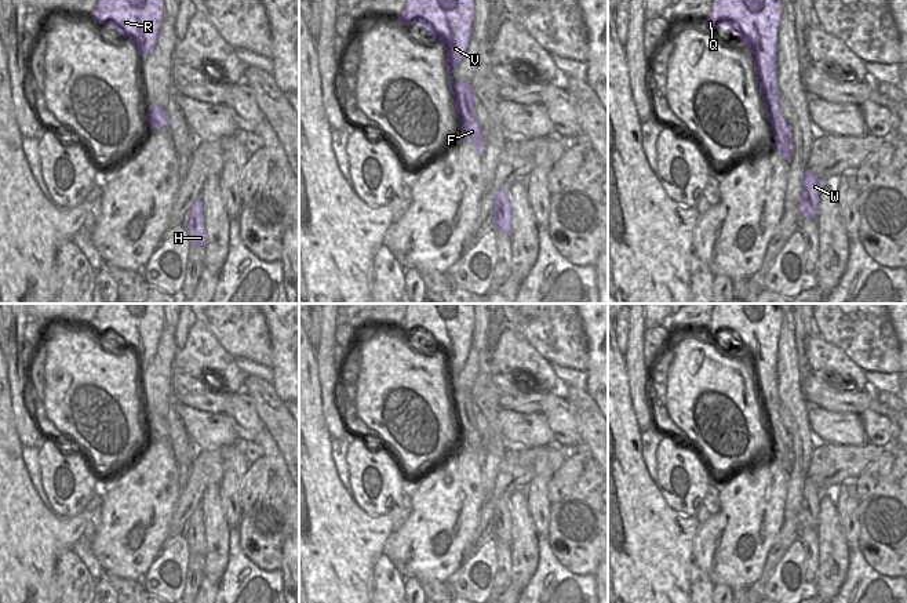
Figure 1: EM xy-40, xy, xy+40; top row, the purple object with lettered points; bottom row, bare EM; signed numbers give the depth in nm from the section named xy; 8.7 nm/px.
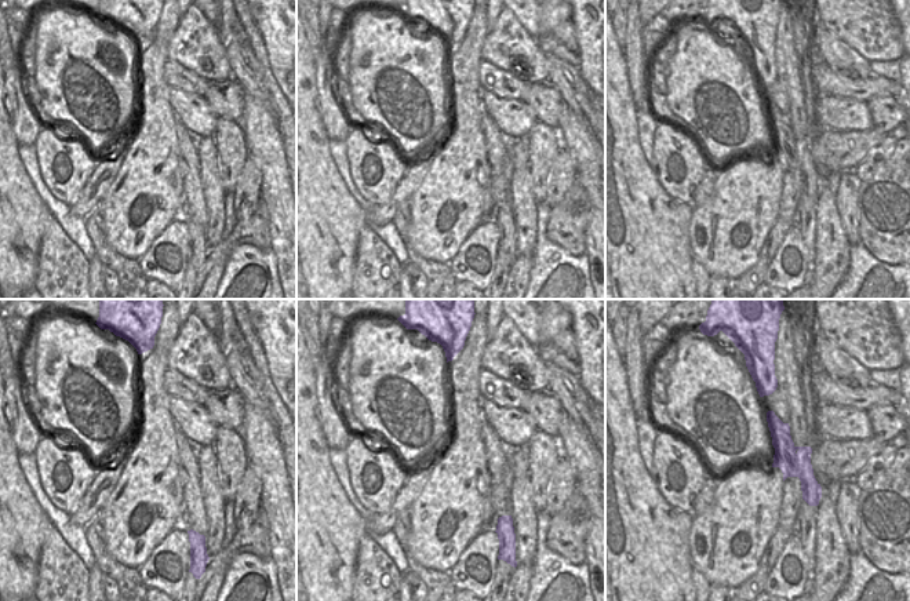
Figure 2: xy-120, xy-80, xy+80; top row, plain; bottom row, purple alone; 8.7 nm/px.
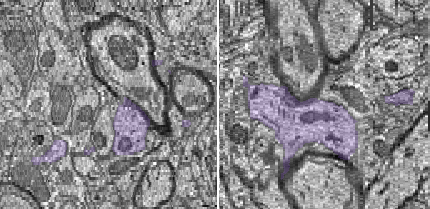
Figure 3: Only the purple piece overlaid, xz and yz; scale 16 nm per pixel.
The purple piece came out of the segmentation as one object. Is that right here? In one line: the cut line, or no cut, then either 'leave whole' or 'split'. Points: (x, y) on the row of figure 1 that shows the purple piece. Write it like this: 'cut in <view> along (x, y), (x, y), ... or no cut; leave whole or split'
cut in xy+40 along (778, 100), (765, 101); split

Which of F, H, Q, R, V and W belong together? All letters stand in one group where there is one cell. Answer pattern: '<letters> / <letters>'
F H W / Q R V

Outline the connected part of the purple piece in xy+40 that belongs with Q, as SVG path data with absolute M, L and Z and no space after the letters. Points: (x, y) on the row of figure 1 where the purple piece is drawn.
M713 0L703 22L707 28L726 26L751 55L764 101L780 99L777 88L777 30L782 0Z

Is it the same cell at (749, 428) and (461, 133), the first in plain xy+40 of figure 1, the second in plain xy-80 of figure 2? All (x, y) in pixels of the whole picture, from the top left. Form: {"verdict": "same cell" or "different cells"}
{"verdict": "different cells"}

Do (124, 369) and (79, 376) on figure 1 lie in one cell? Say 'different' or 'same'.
same

